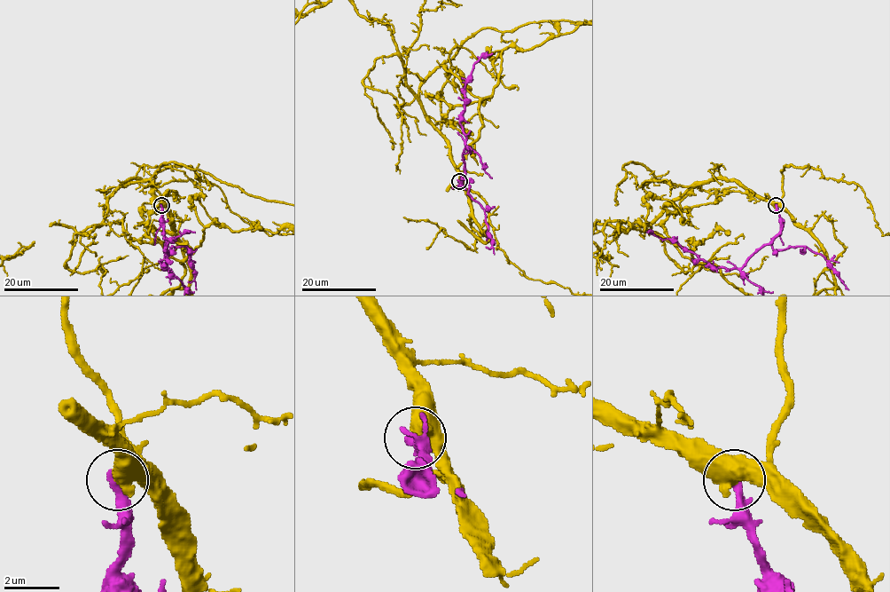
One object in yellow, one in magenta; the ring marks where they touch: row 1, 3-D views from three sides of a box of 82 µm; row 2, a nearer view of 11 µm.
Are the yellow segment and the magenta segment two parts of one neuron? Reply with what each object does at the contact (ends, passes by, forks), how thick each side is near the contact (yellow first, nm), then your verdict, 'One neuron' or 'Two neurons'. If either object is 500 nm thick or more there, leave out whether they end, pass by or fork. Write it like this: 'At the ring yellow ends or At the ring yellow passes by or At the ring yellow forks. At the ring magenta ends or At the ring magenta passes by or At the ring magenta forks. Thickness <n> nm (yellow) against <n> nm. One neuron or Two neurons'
Thickness 500 nm (yellow) against 400 nm. Two neurons

